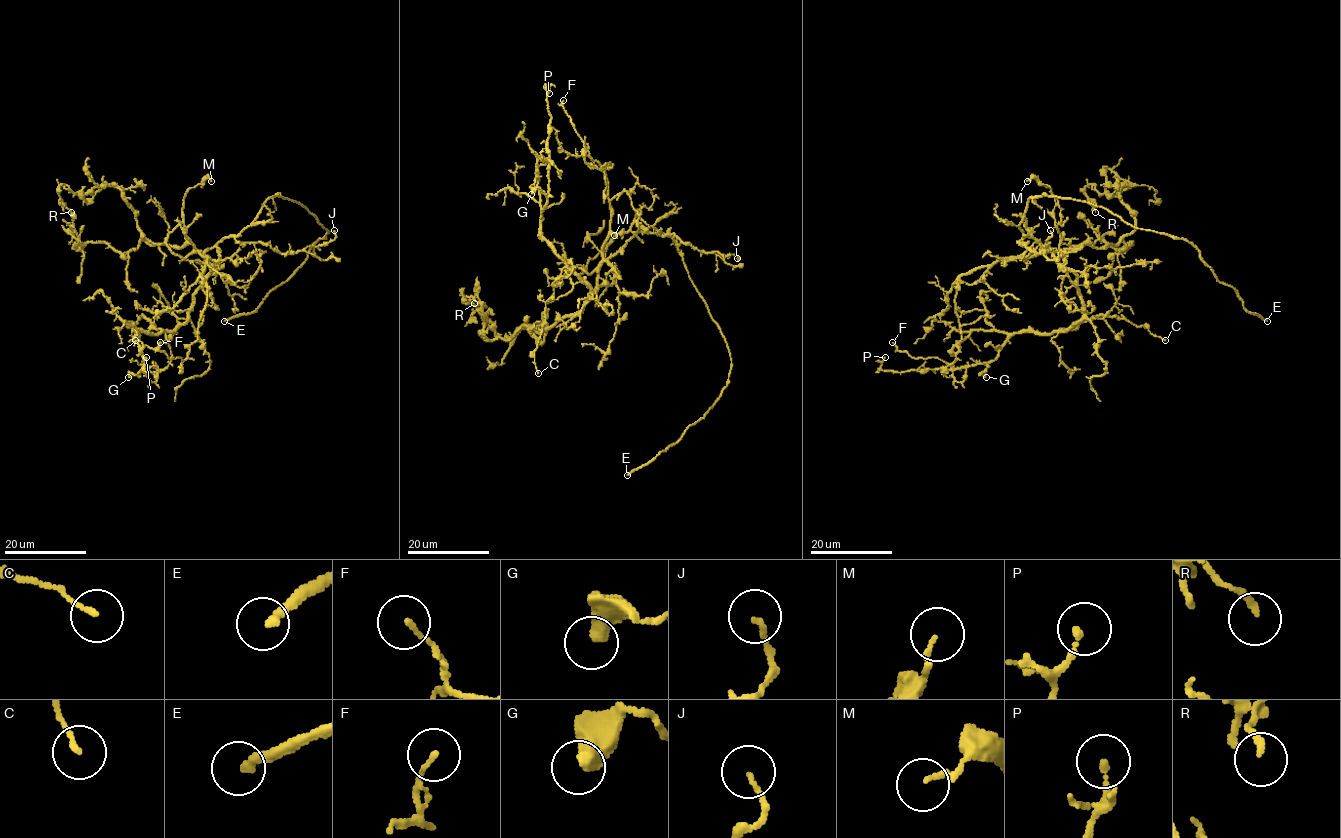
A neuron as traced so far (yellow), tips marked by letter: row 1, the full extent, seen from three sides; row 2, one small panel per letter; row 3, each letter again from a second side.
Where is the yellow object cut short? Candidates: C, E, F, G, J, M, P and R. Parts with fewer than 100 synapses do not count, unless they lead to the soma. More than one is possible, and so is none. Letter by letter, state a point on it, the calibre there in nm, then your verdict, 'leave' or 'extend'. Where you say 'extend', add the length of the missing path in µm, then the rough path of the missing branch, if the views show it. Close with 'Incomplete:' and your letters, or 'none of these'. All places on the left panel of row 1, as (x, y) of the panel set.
C: at (135, 340); 130 nm thick; leave
E: at (224, 321); 240 nm thick; extend; about 25 µm are missing; missing branch runs (224, 321), (204, 343), (189, 381)
F: at (160, 342); 110 nm thick; leave
G: at (128, 377); 480 nm thick; leave
J: at (334, 230); 110 nm thick; leave
M: at (211, 181); 120 nm thick; leave
P: at (146, 357); 180 nm thick; leave
R: at (71, 212); 190 nm thick; leave
Incomplete: E

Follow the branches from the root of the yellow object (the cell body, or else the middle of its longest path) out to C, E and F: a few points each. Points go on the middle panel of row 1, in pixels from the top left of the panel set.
C: (644, 229), (607, 260), (610, 284), (592, 291), (562, 269), (534, 352), (538, 373)
E: (644, 229), (652, 226), (675, 242), (727, 343), (731, 365), (726, 387), (708, 412), (666, 450), (627, 475)
F: (644, 229), (603, 257), (610, 219), (605, 168), (610, 164), (598, 169), (585, 161), (584, 142), (563, 100)

